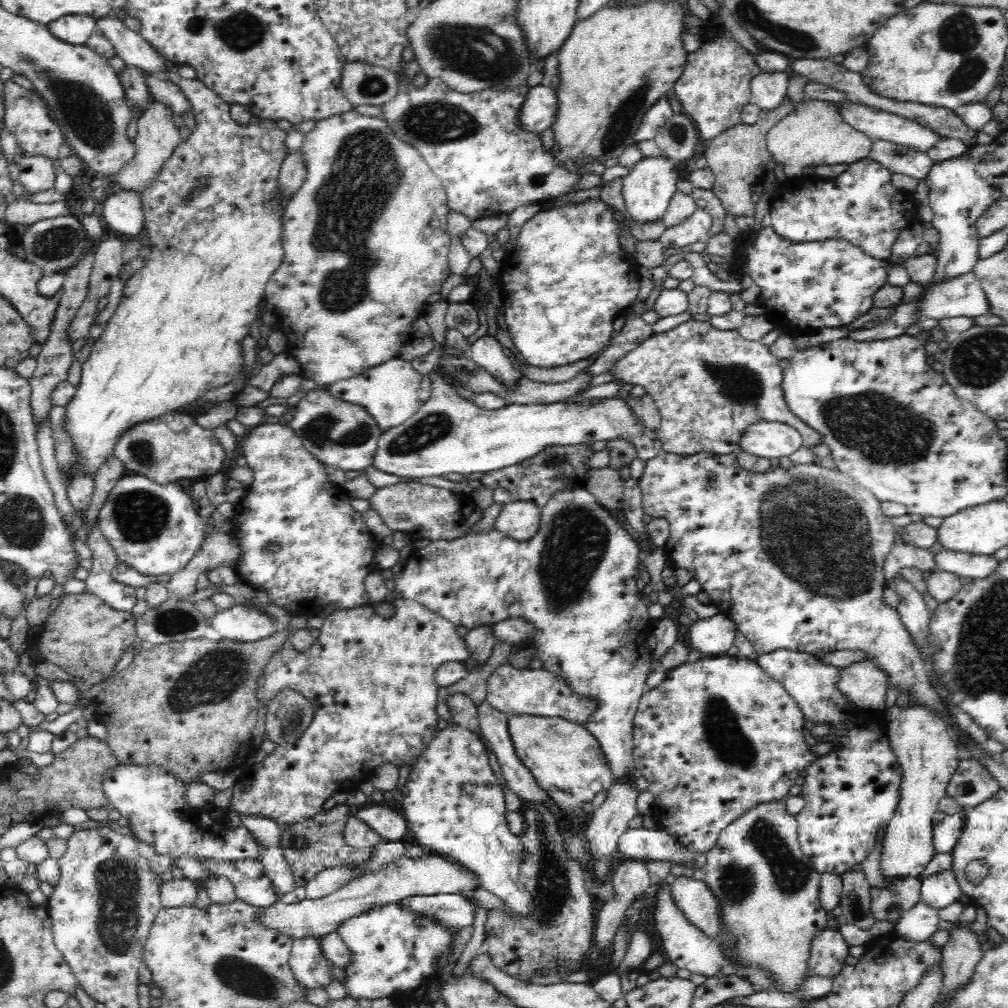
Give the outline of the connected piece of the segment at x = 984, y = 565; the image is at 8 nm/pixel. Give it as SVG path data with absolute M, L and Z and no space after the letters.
M946 550L934 555L934 559L939 571L974 580L984 580L988 576L994 576L1001 563L993 555L970 555Z

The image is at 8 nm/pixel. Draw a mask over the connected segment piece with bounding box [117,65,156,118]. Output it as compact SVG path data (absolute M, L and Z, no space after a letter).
M127 65L120 74L117 74L118 81L124 88L126 103L131 108L131 118L135 108L138 108L140 113L144 114L148 107L156 102L154 95L150 93L148 83L146 83L148 75L148 72L142 71L140 68Z

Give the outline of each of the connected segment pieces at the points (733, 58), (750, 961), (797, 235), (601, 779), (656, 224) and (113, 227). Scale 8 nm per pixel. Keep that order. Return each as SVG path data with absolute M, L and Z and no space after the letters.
M710 11L708 20L702 22L699 34L706 31L706 38L700 35L700 47L695 52L687 53L682 75L671 93L680 101L682 112L694 122L700 142L708 142L740 123L744 105L752 100L750 82L761 69L756 64L756 56L734 39L720 15Z
M784 802L762 804L729 824L717 843L706 853L703 881L718 901L722 932L719 946L726 962L764 969L772 987L791 995L809 977L809 958L813 938L829 926L829 912L820 900L820 877L798 840L797 820L788 814Z
M868 156L849 164L836 177L782 183L771 198L771 226L793 243L842 239L878 260L888 259L898 235L912 226L910 218L917 207L911 195L894 187L892 174Z
M508 714L508 733L520 762L534 775L538 787L546 792L553 805L566 815L582 814L582 805L592 802L600 790L608 790L613 776L600 743L586 728L560 717Z
M600 198L543 209L525 222L517 237L515 252L506 254L498 273L504 321L517 358L524 358L538 368L550 368L574 364L605 348L613 334L613 322L632 309L639 291L639 266L624 256L621 233L627 230L637 242L658 241L667 228L663 218L638 222L626 211L616 214Z
M120 188L108 194L101 204L101 221L107 232L125 239L128 236L136 236L144 227L143 206L135 192Z

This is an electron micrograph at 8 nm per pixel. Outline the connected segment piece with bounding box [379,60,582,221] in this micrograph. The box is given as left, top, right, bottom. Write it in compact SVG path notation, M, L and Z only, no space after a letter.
M414 60L402 62L401 68L394 74L397 76L397 94L392 100L380 104L380 117L397 139L418 150L439 178L445 189L448 210L463 214L471 221L507 214L523 204L550 202L556 196L569 192L582 176L582 173L570 173L565 167L558 166L552 155L542 149L540 135L526 133L519 126L520 104L526 99L529 88L463 94L450 89L440 79L428 78L424 86L417 87L413 81L422 74L422 70Z

